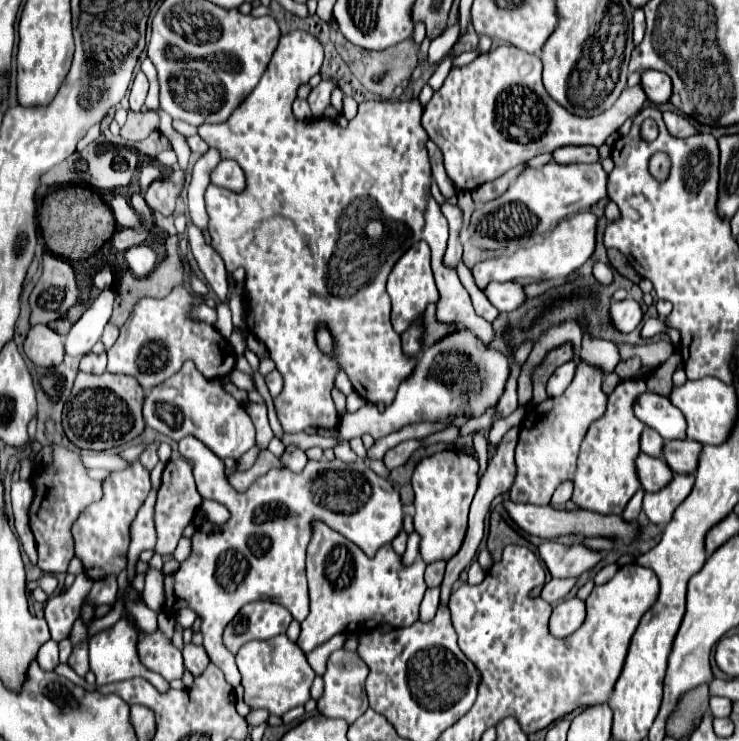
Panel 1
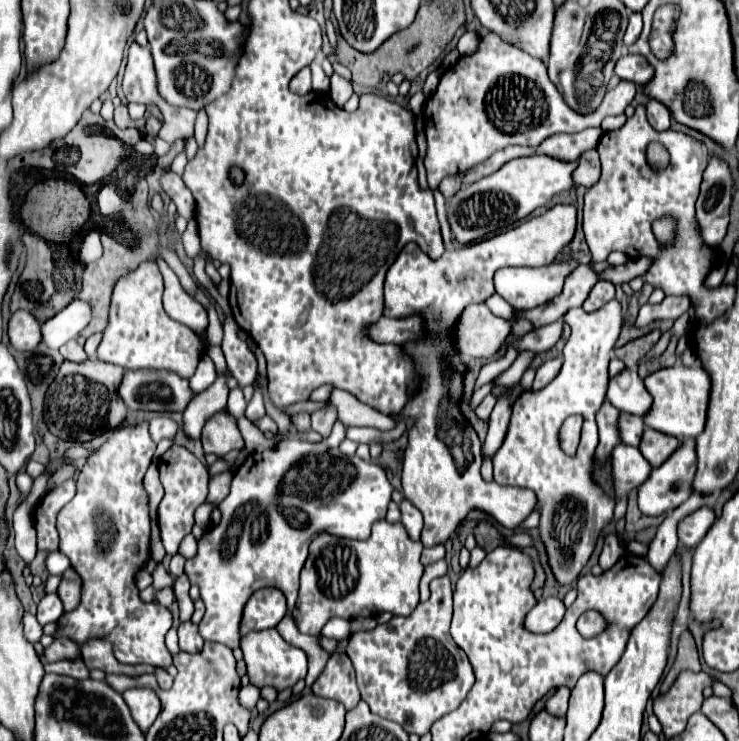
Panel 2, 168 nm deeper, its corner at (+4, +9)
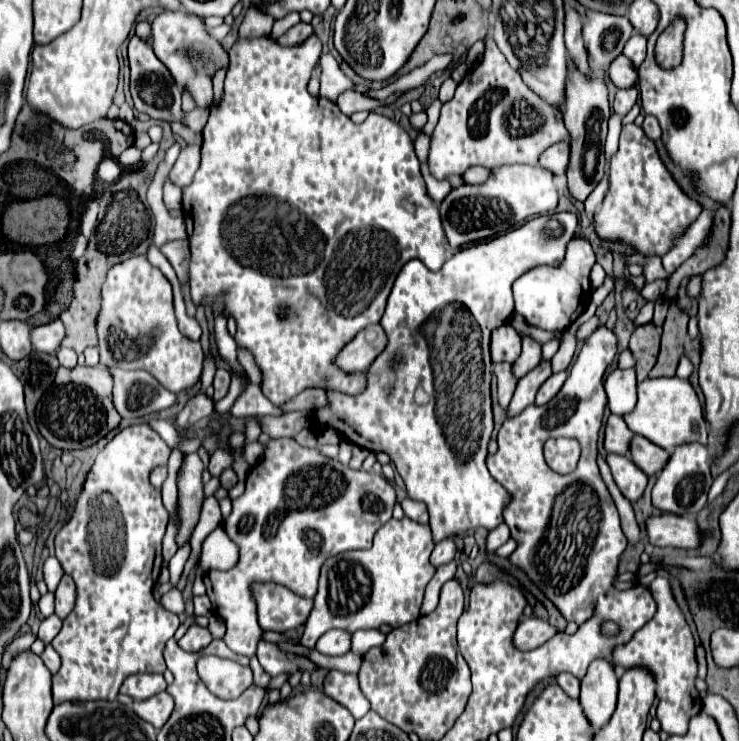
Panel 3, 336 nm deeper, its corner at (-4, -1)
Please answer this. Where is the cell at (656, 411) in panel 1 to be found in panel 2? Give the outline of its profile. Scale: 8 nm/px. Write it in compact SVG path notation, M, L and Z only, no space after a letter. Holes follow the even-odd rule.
M624 368L618 376L610 378L608 400L622 412L646 416L652 408L652 396L648 394L644 380L636 370Z

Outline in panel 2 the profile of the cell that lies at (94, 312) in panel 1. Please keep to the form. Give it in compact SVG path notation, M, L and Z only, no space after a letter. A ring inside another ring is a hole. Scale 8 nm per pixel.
M74 300L46 324L42 324L42 340L52 350L76 340L92 318L92 306L86 300Z

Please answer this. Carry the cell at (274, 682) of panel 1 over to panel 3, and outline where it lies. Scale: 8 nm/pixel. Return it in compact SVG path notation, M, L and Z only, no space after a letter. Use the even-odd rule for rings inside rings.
M260 640L258 642L258 662L260 666L274 678L278 676L280 672L290 672L294 674L296 670L316 670L316 664L312 664L310 660L302 658L302 656L294 656L294 654L288 654L288 652L282 652L276 644L270 644L270 642L264 642Z

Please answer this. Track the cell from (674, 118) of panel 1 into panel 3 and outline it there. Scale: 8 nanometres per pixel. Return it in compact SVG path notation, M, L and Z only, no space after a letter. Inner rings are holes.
M646 116L646 118L644 118L642 130L644 130L644 134L646 134L648 138L652 138L652 140L660 140L660 136L662 136L660 126L658 126L658 120L656 120L654 116Z

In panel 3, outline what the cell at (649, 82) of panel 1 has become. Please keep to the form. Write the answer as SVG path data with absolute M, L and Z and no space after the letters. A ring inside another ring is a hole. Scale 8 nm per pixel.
M624 54L616 56L610 62L608 74L610 74L610 80L614 82L616 88L632 88L636 84L636 70L632 68L632 62Z

